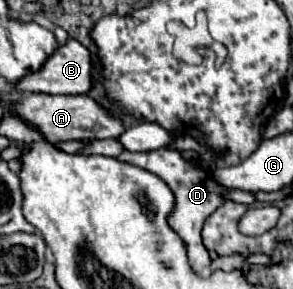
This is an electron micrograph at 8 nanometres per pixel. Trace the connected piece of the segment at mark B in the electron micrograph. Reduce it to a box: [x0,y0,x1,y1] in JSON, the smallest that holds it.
[16,40,92,94]

